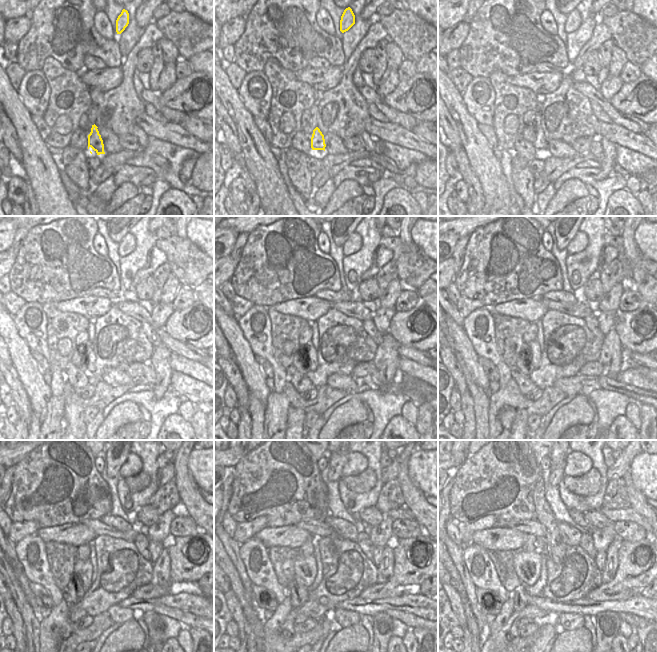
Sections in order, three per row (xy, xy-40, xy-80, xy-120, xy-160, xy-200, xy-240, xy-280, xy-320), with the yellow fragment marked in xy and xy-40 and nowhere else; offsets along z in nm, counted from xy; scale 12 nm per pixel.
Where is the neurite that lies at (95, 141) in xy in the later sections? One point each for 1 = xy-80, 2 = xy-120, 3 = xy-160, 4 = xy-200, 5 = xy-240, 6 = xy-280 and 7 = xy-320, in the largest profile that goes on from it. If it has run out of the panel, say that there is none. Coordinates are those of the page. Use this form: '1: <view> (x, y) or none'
1: xy-80 (540, 143)
2: xy-120 (91, 366)
3: xy-160 (311, 352)
4: xy-200 (532, 349)
5: xy-240 (82, 569)
6: xy-280 (305, 567)
7: xy-320 (527, 566)

